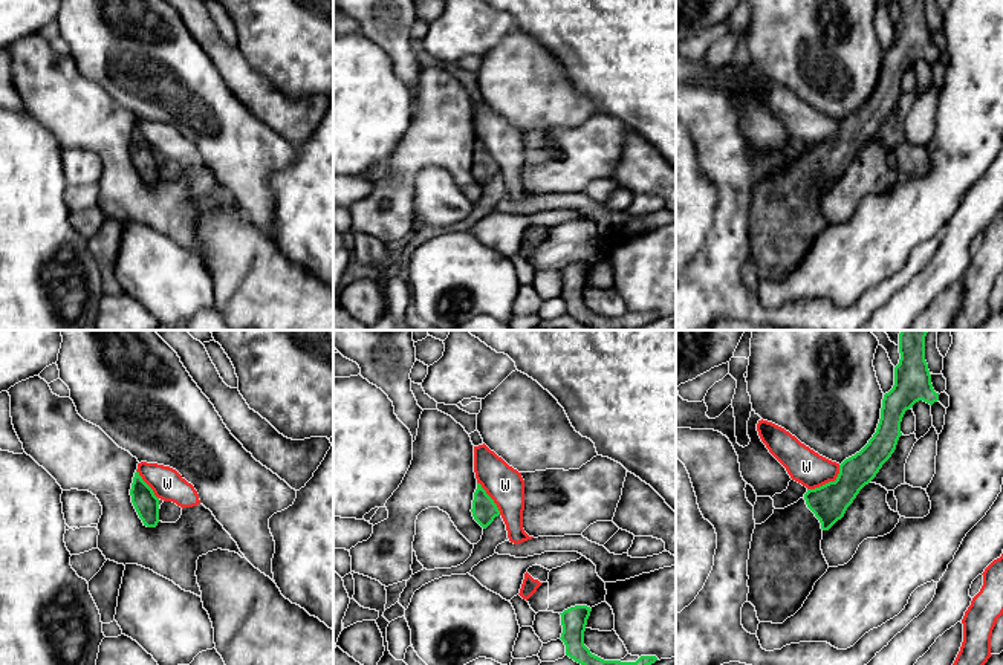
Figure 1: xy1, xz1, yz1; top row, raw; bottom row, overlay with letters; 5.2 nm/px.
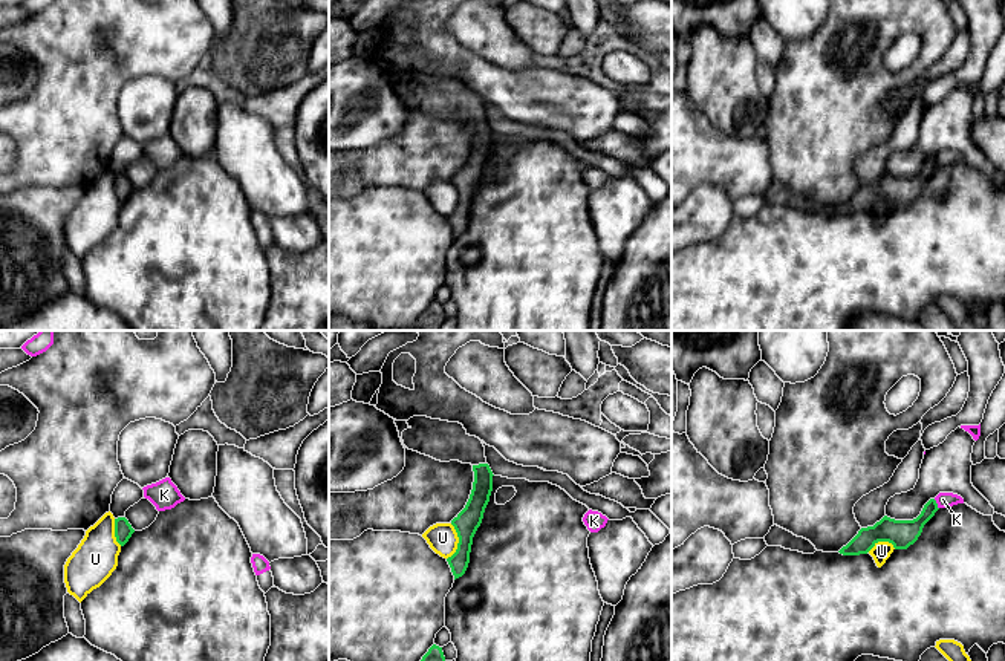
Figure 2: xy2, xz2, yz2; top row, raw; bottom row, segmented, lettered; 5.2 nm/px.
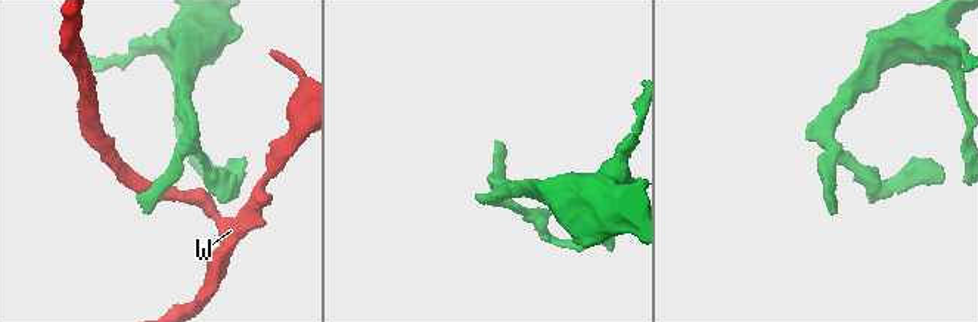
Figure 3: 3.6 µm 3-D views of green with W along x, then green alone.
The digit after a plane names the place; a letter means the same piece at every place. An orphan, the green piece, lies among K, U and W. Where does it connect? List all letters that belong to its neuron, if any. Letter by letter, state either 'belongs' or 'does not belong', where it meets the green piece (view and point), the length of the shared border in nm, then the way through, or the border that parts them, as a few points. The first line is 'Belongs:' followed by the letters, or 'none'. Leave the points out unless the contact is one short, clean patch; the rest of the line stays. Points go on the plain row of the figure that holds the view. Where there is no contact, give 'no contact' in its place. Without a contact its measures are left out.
Belongs: none
K: does not belong; meets green in yz2 at (936, 161); contact 60 nm long; border along yz2 (933, 156), (938, 166)
U: does not belong; meets green in xz2 at (459, 199); contact 190 nm long; border along xz2 (452, 181), (458, 195), (458, 205), (447, 216)
W: does not belong; meets green in yz1 at (829, 139); contact 220 nm long; border along yz1 (840, 123), (840, 130), (834, 138), (808, 147)

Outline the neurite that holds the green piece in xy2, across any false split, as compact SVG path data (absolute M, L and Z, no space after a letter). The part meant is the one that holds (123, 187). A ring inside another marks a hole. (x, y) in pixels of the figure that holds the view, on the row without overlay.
M125 174L115 176L115 194L121 204L124 204L128 199L133 190L135 187Z

